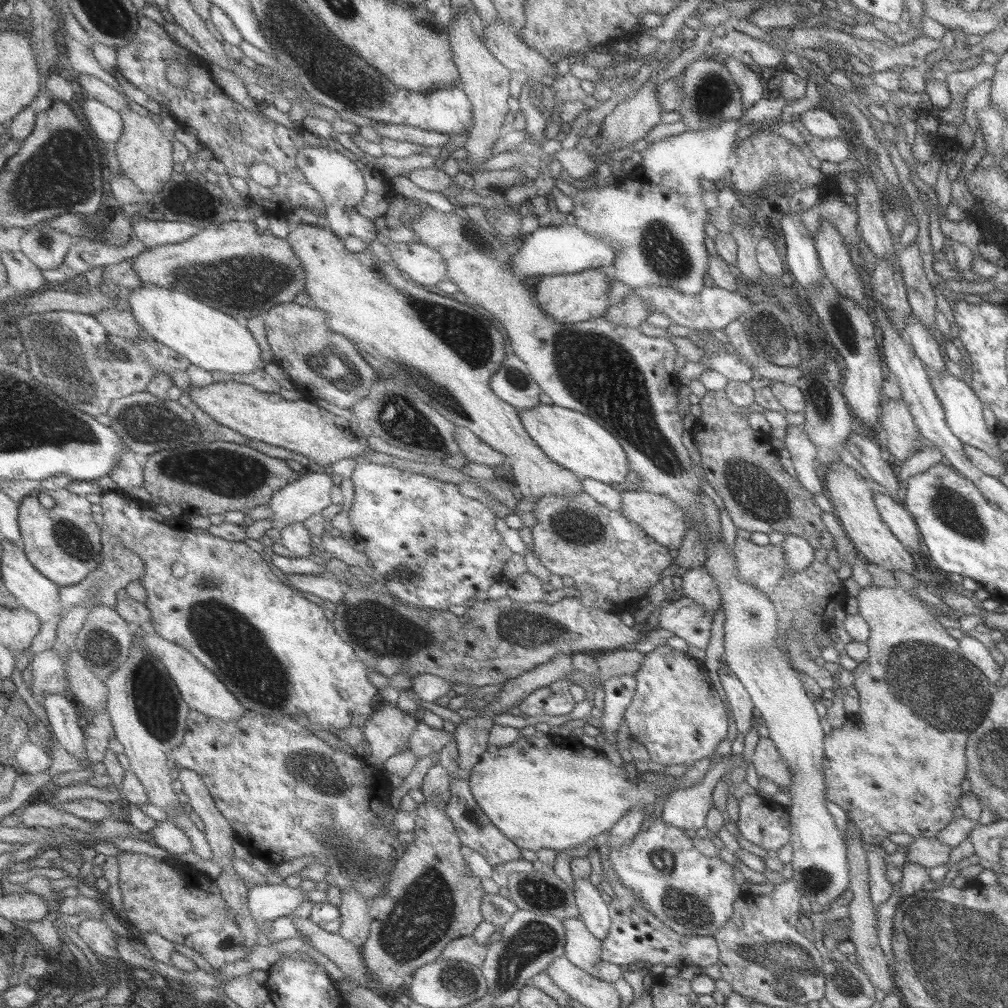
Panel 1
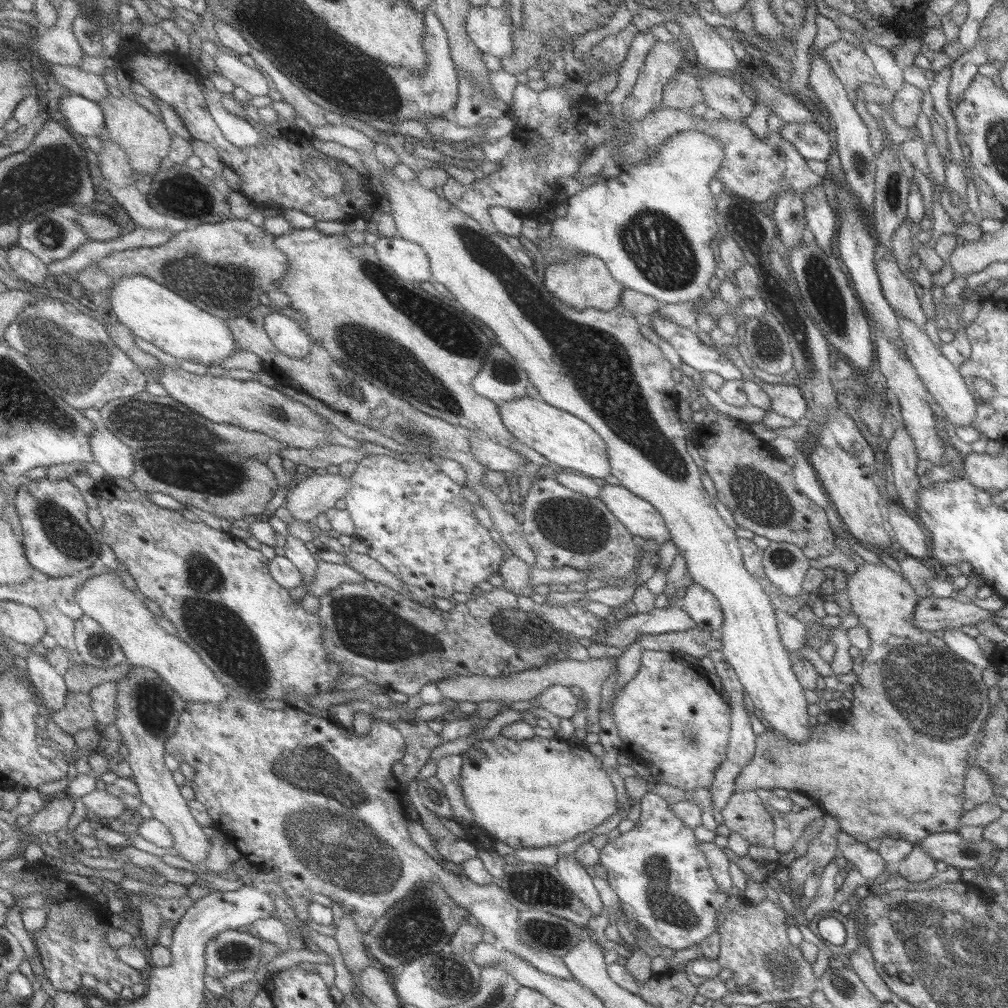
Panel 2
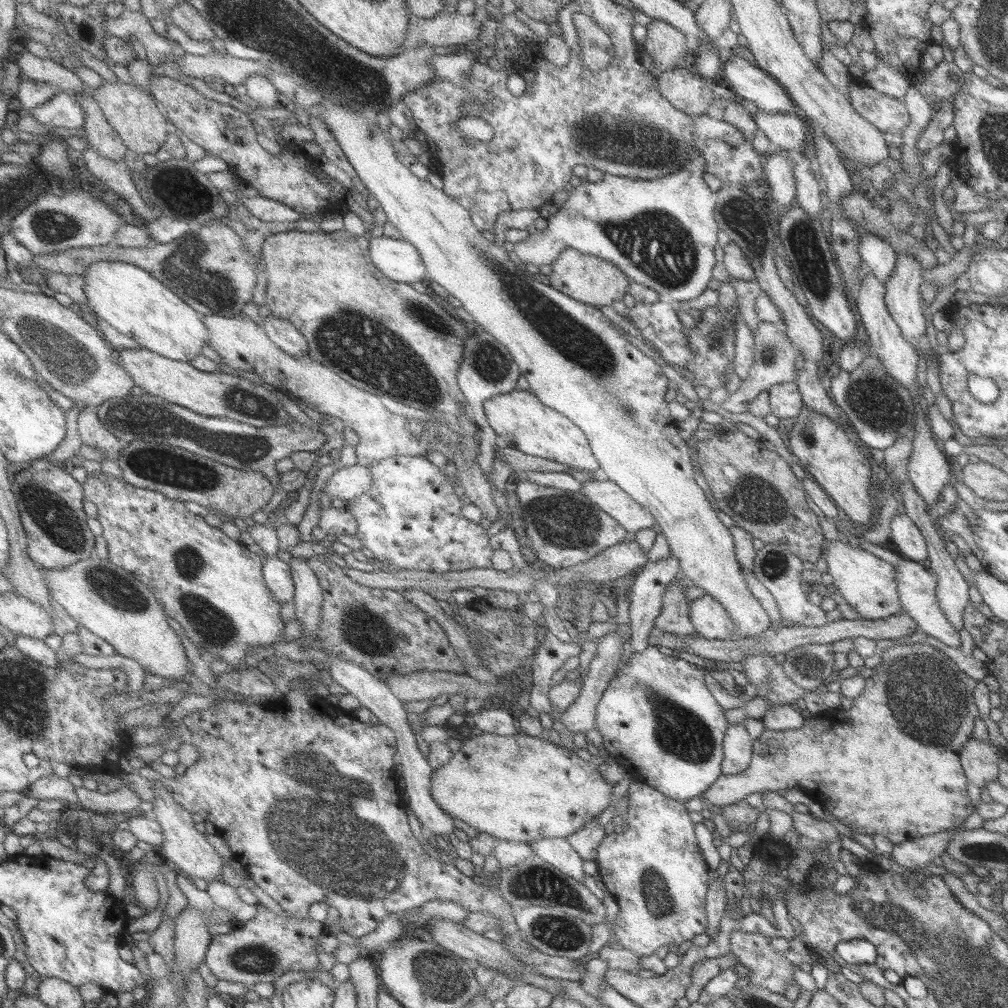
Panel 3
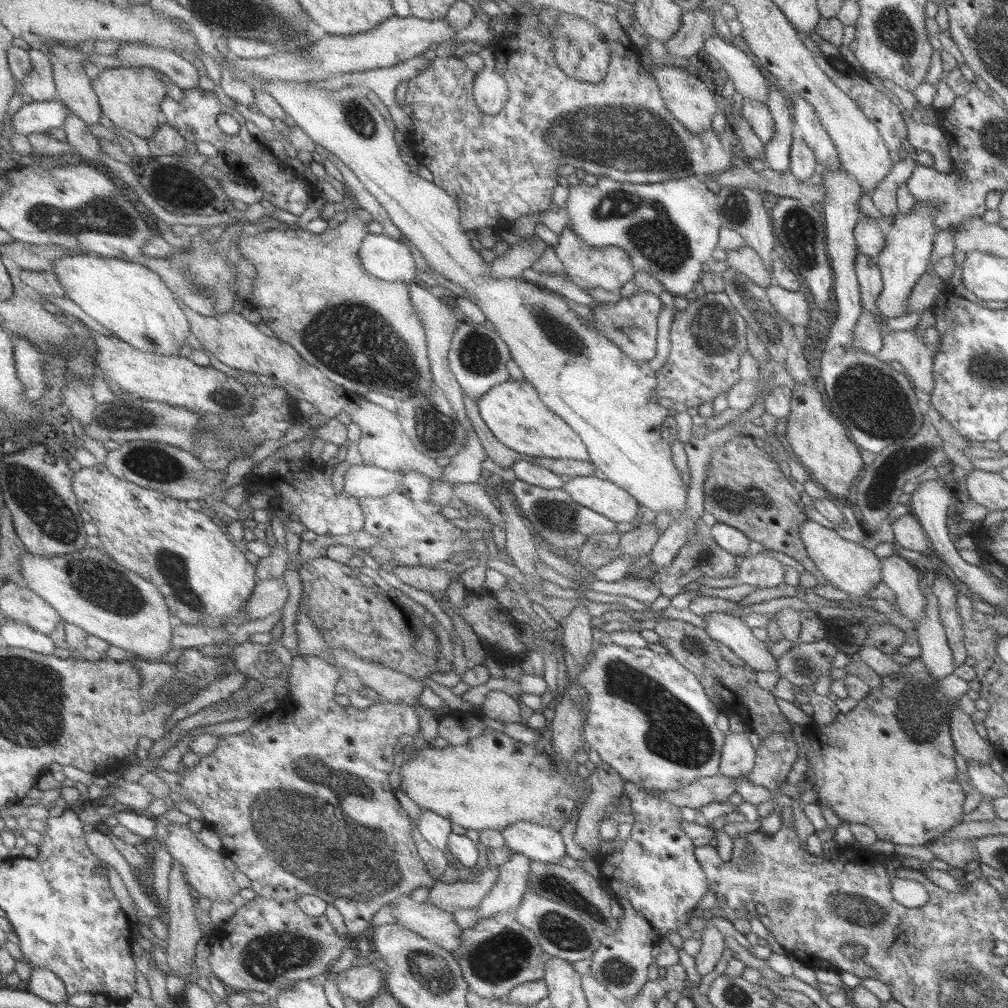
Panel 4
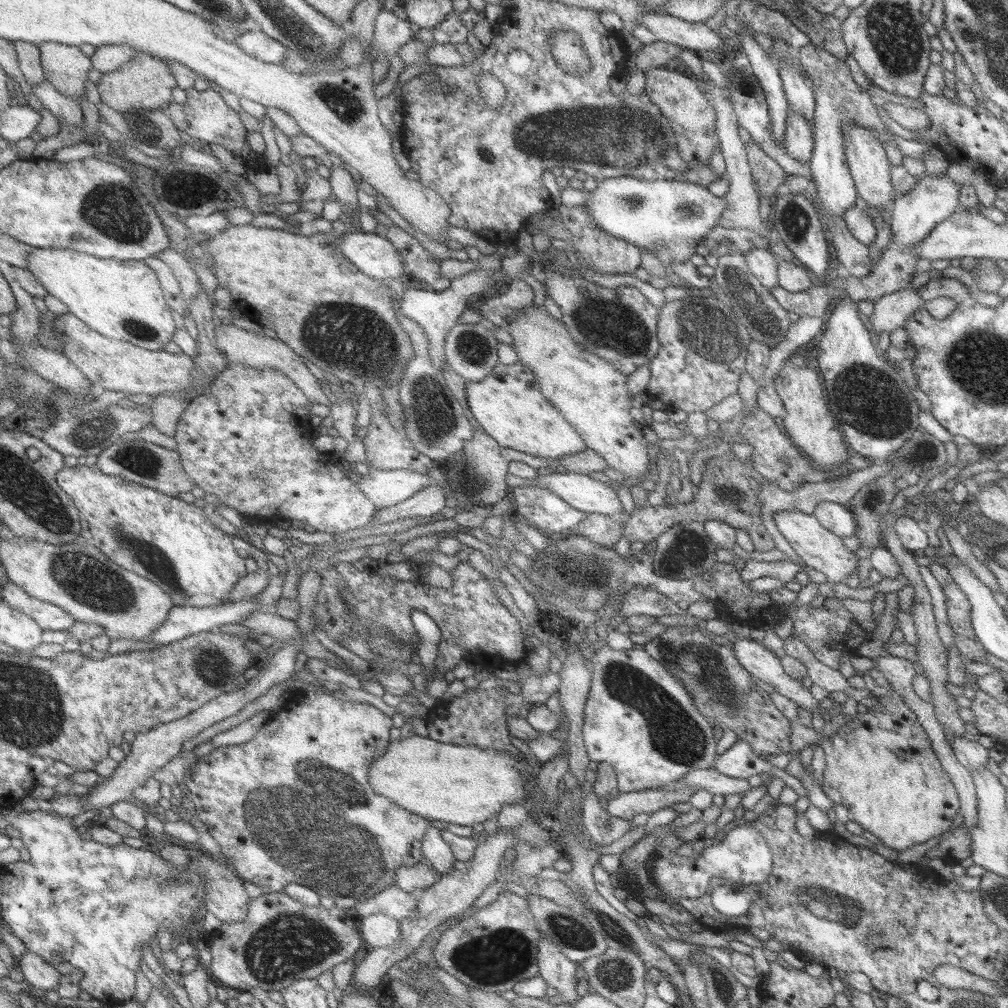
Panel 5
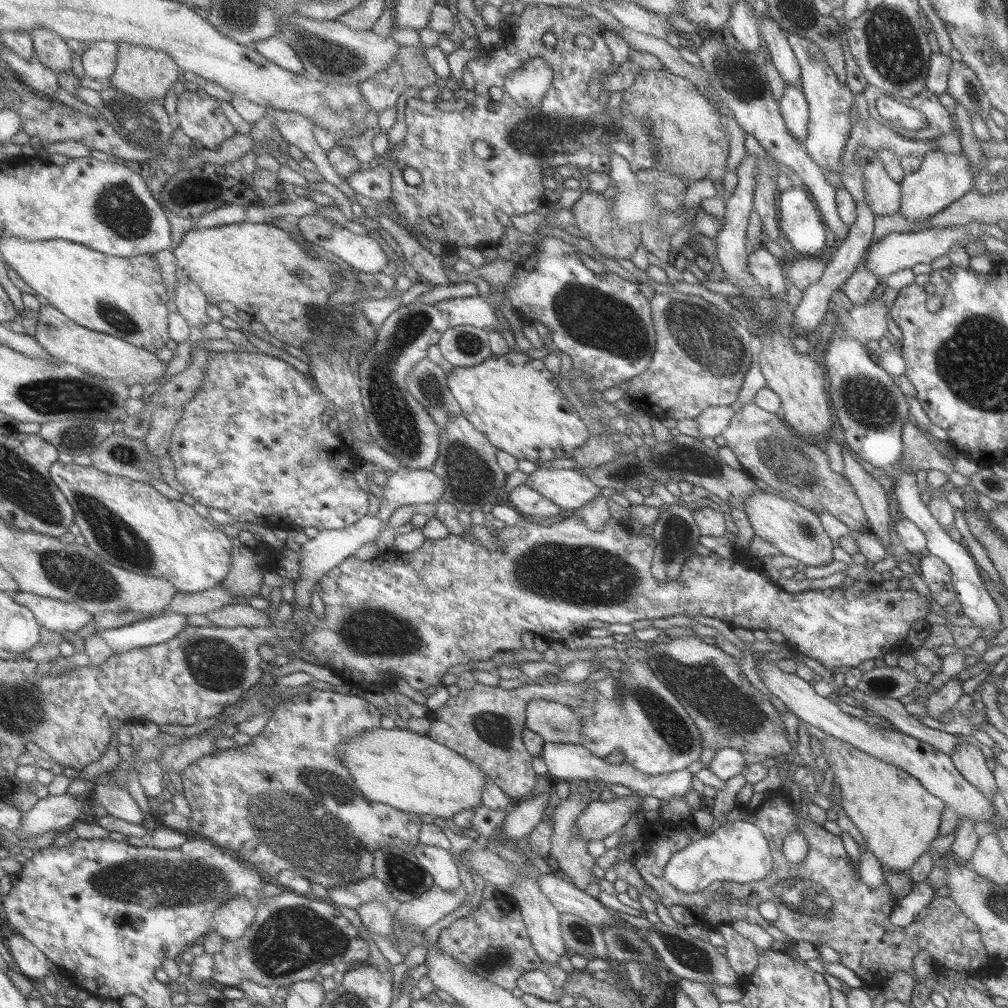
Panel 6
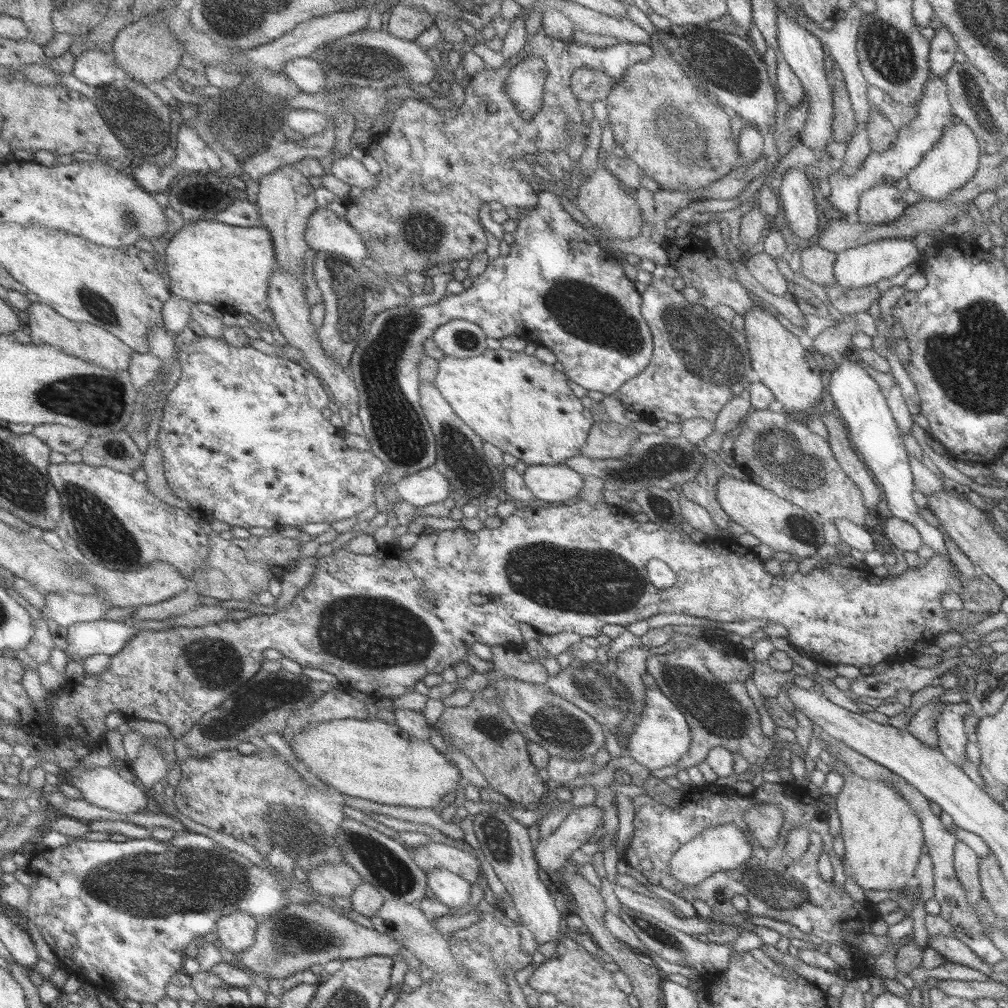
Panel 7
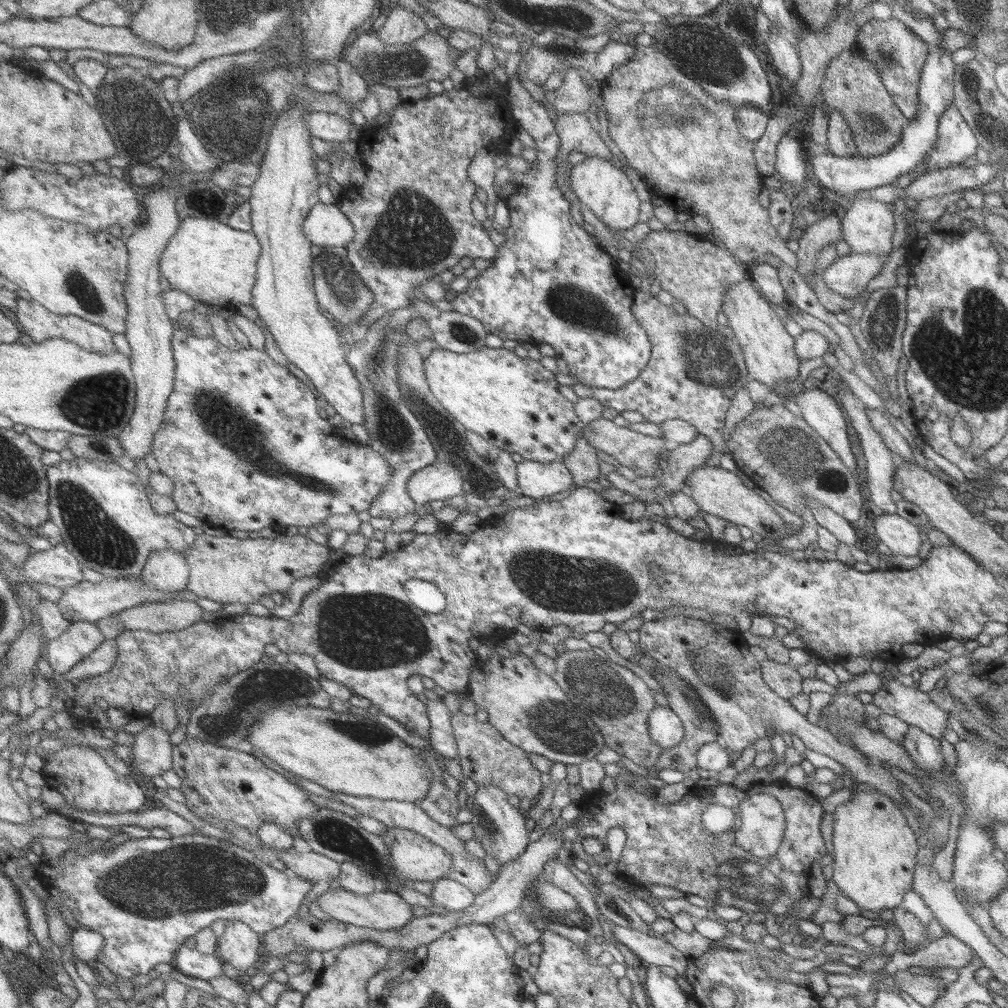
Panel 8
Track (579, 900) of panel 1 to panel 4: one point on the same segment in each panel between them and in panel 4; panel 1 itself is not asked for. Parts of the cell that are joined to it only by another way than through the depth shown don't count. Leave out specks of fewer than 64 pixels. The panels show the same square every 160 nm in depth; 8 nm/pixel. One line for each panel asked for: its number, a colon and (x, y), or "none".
2: (574, 876)
3: (557, 851)
4: (540, 843)

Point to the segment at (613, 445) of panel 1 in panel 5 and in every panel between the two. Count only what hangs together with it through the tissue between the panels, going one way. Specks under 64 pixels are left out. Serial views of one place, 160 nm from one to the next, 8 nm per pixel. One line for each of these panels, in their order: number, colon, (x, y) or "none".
2: (560, 437)
3: (521, 420)
4: (514, 411)
5: (509, 404)

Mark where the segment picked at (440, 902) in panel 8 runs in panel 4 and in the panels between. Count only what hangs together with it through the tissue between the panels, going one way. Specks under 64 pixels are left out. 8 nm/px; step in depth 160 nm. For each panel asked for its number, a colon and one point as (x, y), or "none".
4: (436, 829)
5: (436, 849)
6: (441, 863)
7: (449, 888)

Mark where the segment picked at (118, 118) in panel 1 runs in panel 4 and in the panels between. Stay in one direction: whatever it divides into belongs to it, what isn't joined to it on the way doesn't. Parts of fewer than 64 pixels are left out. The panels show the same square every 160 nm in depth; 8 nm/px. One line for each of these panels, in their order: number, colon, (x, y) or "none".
2: (83, 116)
3: (63, 112)
4: (37, 117)

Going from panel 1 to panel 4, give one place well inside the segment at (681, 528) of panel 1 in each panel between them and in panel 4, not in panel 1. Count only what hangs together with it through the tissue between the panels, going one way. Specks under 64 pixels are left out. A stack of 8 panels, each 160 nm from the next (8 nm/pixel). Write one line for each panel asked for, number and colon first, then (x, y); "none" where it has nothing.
2: (638, 518)
3: (609, 498)
4: (610, 501)

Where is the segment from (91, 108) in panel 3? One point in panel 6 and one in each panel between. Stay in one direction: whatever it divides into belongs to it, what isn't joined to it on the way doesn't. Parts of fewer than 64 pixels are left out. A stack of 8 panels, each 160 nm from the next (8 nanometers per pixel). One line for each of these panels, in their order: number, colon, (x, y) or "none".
4: (75, 88)
5: (66, 67)
6: (52, 50)

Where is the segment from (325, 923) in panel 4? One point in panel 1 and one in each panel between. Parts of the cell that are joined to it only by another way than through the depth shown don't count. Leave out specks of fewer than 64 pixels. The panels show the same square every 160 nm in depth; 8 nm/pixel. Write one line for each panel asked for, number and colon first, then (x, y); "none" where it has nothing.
1: (184, 905)
2: (231, 951)
3: (268, 946)

